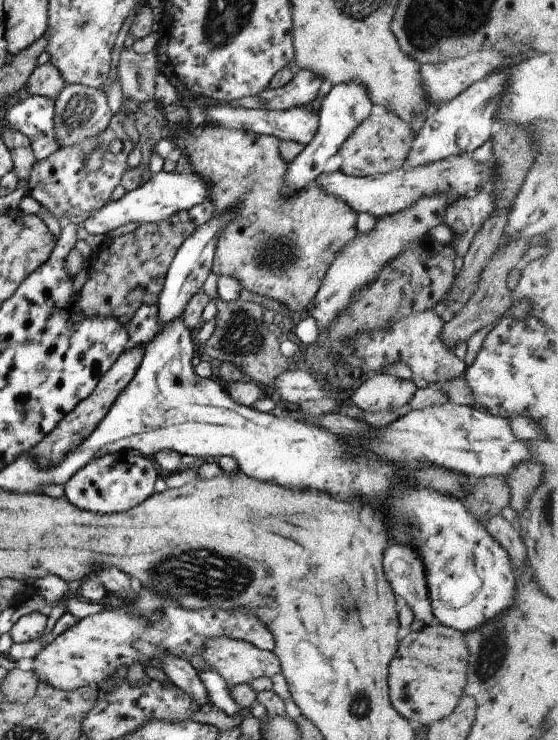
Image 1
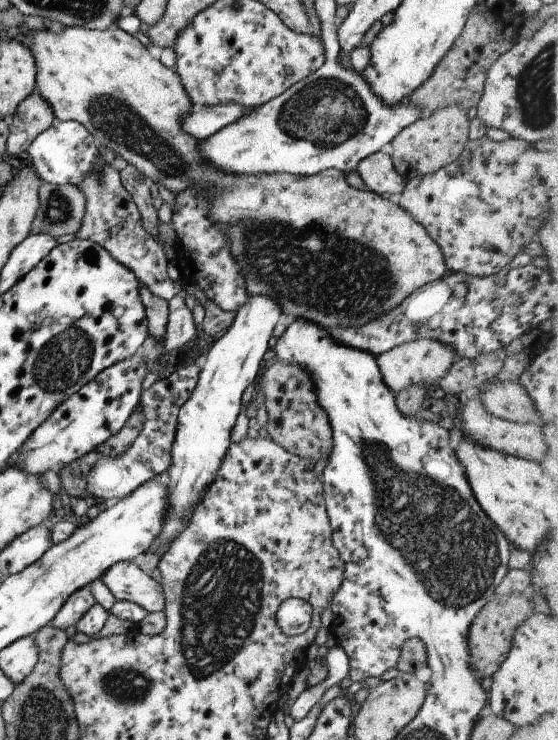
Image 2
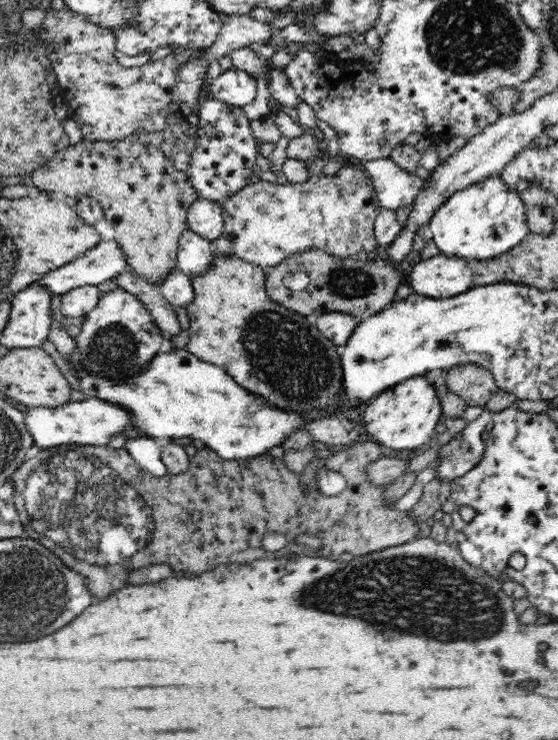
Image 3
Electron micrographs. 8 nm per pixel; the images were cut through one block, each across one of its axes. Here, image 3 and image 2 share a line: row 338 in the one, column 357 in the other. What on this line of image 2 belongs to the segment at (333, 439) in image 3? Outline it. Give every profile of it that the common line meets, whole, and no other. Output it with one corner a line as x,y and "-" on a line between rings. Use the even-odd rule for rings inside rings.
112,24
107,30
86,30
86,28
80,28
80,26
66,26
63,27
58,34
51,32
49,29
45,30
31,30
28,34
18,33
17,28
6,32
6,37
10,39
16,37
24,42
32,54
34,54
35,66
37,67
36,85
40,90
40,95
54,110
54,117
60,121
75,121
78,122
95,140
97,145
106,146
110,148
116,156
126,160
128,164
132,164
138,172
142,173
142,176
146,176
150,182
154,184
163,185
169,192
178,196
178,192
182,190
192,190
194,194
202,192
204,188
208,188
208,216
210,220
216,224
216,226
224,226
226,228
226,236
228,236
228,246
230,246
230,254
234,256
244,280
246,280
246,292
247,296
267,296
272,298
280,310
284,314
292,314
296,319
302,318
302,320
308,320
308,322
314,322
314,324
330,330
337,328
338,326
344,326
344,328
354,328
354,326
364,326
368,320
376,320
378,316
394,310
394,306
400,306
400,302
410,296
412,292
422,288
424,285
428,285
430,282
440,280
448,274
448,270
445,265
445,260
442,254
442,250
430,235
426,232
426,229
414,220
413,216
407,213
406,210
400,208
400,206
382,198
378,194
368,190
356,190
352,188
346,182
346,175
344,172
340,172
337,169
326,169
313,176
293,176
288,173
273,173
273,174
258,174
258,175
246,175
246,174
228,174
228,172
222,172
218,168
214,168
212,164
208,164
206,160
202,160
200,152
198,152
198,140
188,134
186,130
182,130
184,126
184,118
192,112
193,103
190,100
190,96
186,94
186,90
181,85
181,79
178,77
174,68
166,68
158,58
152,58
148,48
134,38
134,36
124,32
122,28
118,28
117,25

